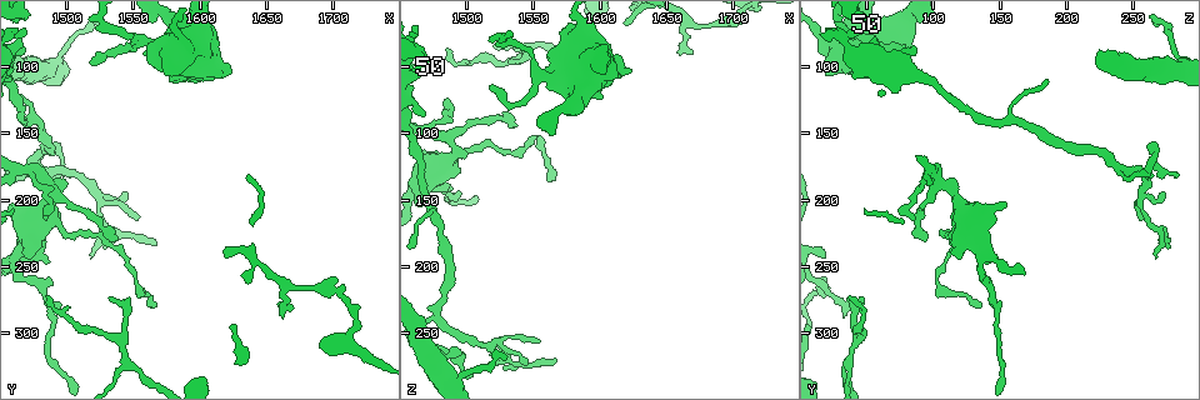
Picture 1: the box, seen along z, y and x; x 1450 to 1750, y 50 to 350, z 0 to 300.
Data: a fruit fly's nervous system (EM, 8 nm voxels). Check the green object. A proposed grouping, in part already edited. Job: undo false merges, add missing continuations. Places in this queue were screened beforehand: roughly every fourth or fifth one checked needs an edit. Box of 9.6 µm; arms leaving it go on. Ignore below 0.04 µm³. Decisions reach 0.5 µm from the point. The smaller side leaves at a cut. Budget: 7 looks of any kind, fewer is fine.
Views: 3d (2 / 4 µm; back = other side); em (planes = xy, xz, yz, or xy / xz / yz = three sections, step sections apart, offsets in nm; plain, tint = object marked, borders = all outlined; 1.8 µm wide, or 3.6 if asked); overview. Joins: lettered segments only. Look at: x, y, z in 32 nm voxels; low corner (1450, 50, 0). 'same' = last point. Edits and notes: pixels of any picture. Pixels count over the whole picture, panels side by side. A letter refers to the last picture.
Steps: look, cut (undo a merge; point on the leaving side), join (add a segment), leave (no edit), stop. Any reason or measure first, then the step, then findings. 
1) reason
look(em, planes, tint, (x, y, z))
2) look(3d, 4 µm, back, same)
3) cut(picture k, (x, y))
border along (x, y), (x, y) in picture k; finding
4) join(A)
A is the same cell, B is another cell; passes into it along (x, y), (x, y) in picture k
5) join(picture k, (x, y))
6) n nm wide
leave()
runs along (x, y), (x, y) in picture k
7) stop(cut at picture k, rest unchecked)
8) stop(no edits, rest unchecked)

tapers out
look(em, xy, step 8, borders, (1520, 94, 64))

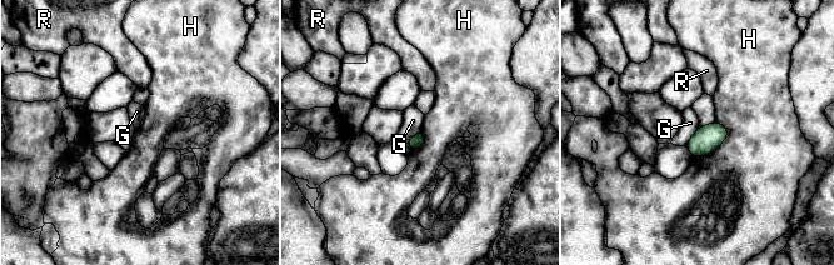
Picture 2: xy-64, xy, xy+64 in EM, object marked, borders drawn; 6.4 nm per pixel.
H touches over 300 nm
leave()
G, H and R are other cells; no lettered segment goes on from it

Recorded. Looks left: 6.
thin end
look(em, planes, borders, (1538, 228, 96))

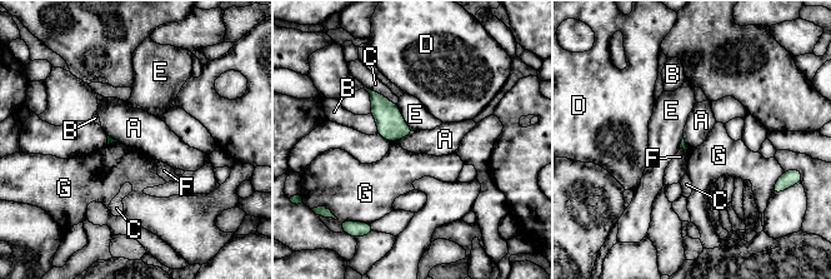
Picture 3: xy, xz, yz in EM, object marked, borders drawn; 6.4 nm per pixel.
leave()
A, B, C, D, E, F and G are other cells; none of them fits

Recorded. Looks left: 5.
an open end
look(em, planes, borders, (1670, 282, 38))

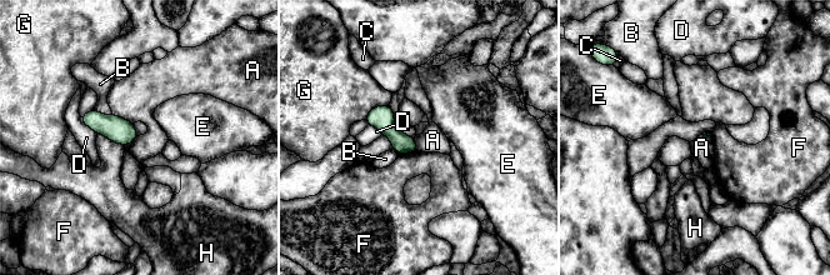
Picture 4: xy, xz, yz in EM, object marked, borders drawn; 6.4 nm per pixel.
G touches over 190 nm
leave()
A, B, C, D, E, F, G and H are other cells; border along (113, 113), (133, 123) in picture 4; no lettered segment goes on from it

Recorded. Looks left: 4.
stop(no edits, rest unchecked)

